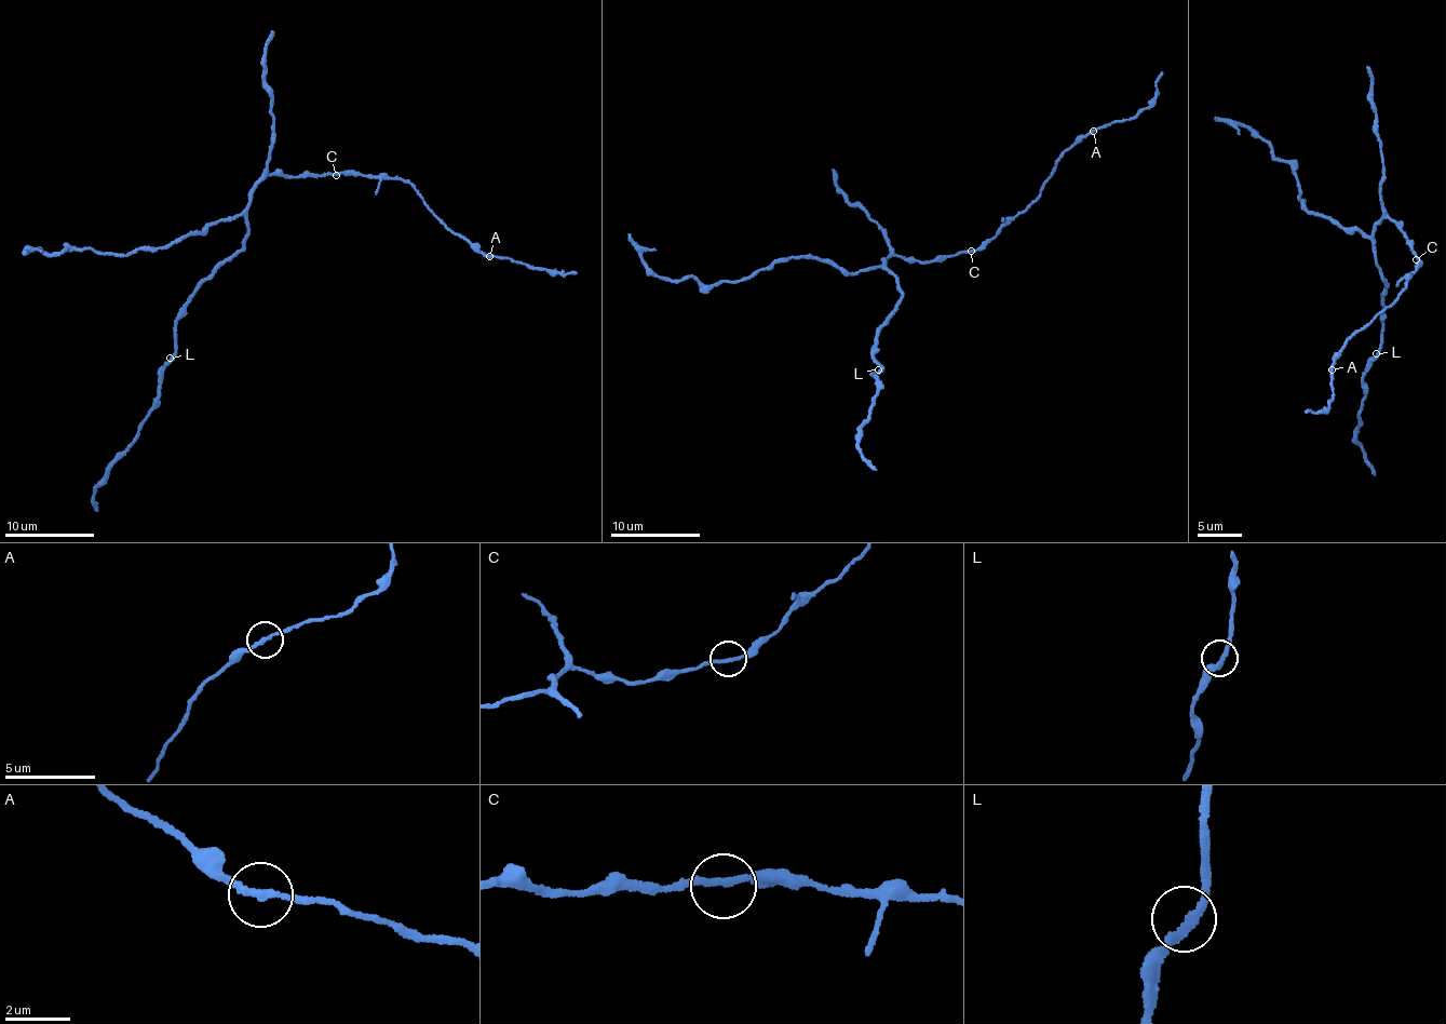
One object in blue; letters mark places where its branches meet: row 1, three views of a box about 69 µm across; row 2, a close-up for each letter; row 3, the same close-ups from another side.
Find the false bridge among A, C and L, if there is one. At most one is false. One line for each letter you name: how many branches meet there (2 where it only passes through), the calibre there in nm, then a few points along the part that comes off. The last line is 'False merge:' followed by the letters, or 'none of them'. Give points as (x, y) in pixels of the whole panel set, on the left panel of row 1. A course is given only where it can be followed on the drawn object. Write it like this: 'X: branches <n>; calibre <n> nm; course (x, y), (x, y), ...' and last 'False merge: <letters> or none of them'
False merge: none of them

